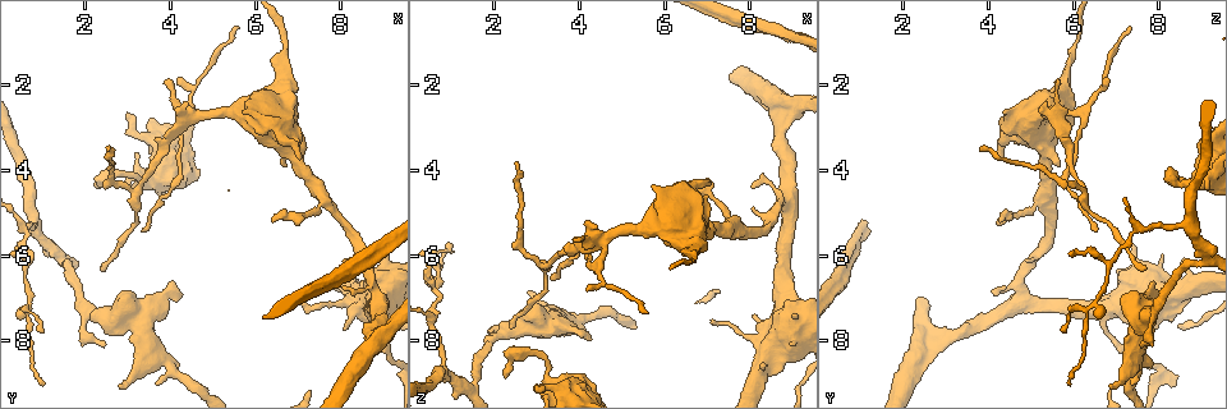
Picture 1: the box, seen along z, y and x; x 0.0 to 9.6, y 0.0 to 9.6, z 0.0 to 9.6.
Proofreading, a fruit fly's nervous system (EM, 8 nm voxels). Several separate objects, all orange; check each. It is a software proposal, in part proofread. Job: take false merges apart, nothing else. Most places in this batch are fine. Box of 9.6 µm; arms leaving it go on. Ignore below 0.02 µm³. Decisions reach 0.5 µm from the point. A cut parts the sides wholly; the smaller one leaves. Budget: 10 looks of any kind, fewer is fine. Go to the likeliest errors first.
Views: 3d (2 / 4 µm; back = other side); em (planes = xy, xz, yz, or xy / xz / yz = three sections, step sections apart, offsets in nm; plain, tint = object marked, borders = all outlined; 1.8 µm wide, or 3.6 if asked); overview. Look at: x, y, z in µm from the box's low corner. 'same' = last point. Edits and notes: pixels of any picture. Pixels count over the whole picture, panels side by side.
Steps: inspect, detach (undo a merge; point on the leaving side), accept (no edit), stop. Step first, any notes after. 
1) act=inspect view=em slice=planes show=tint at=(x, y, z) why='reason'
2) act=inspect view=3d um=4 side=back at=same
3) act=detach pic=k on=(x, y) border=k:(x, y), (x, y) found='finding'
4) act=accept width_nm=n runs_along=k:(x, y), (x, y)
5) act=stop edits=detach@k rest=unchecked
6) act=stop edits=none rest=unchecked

act=inspect view=3d um=2 at=(4.45, 2.75, 5.60) why='thick turns thin'

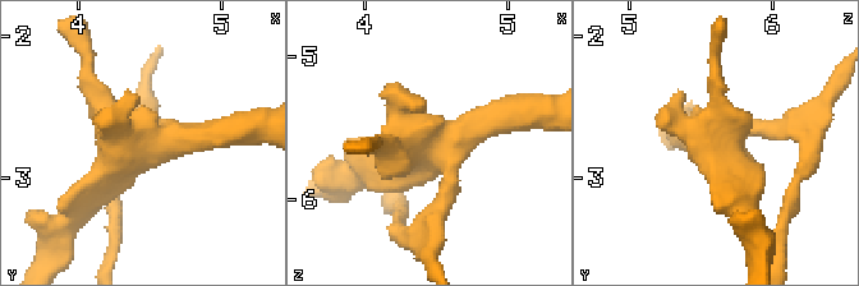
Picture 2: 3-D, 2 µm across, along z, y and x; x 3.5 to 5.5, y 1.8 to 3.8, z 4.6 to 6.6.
act=inspect view=em slice=xz step=16 show=tint at=(4.42, 2.76, 5.60) why='shape alone is not enough'

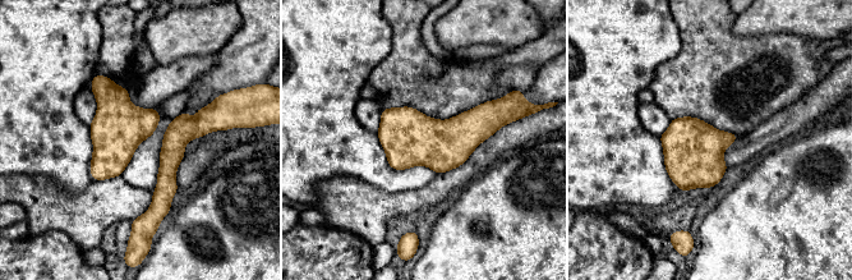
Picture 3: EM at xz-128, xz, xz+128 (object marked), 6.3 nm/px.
act=inspect view=em slice=planes show=tint at=same why='cut it another way'

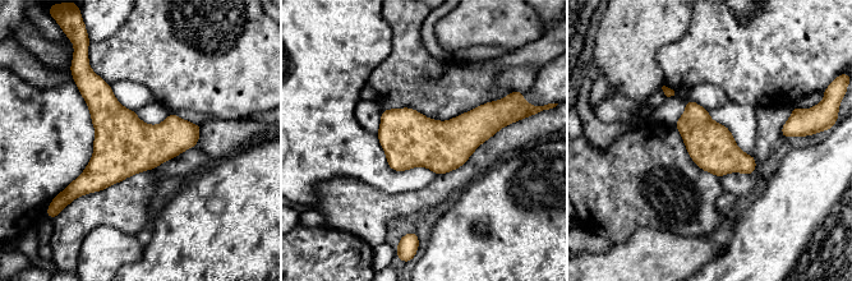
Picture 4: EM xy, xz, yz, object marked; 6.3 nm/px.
act=accept found='all the same neuron'

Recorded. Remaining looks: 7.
act=inspect view=em slice=xy step=16 show=tint at=(8.75, 7.60, 6.65) why='side arm on a straight run'

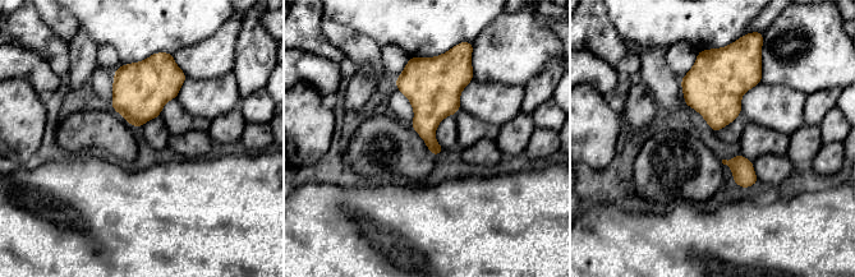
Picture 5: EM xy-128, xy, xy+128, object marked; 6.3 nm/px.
act=inspect view=em slice=planes show=borders at=same why='cut it another way'

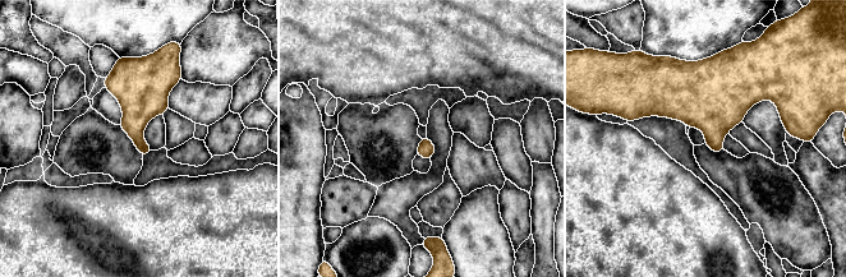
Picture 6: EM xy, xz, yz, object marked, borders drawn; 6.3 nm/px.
act=accept width_nm=110 found='all the same neuron'

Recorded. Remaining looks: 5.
act=inspect view=em slice=planes show=borders at=(8.80, 8.05, 2.85)

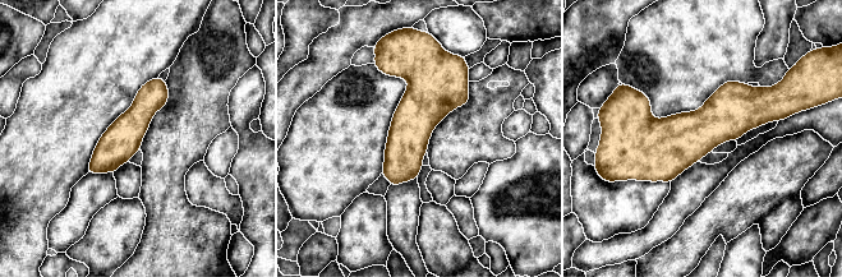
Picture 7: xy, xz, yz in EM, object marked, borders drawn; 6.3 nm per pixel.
act=accept runs_along=7:(160, 82), (137, 120), (91, 169) found='all the same neuron'

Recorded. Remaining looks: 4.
act=inspect view=3d um=4 at=(2.05, 7.35, 7.90) why='sharp bend'

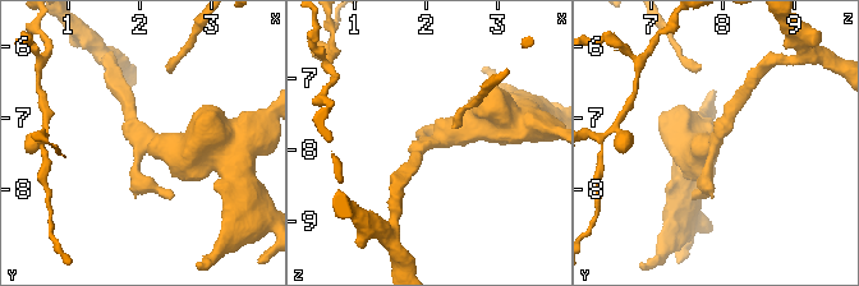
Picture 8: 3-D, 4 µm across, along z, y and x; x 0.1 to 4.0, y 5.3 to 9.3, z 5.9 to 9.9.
act=inspect view=em um=3.6 slice=yz step=8 show=tint at=(2.00, 7.40, 7.85) why='need the tissue'

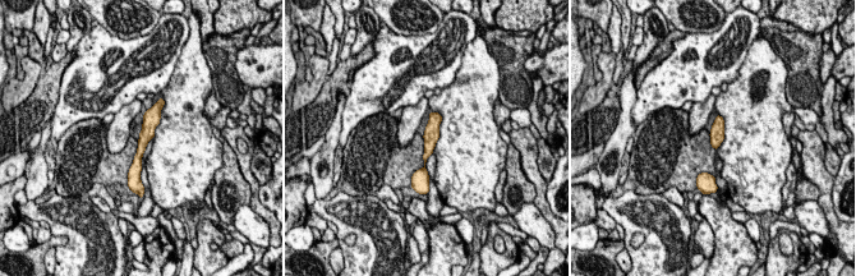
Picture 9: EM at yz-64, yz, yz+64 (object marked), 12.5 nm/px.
act=inspect view=em um=3.6 slice=planes show=tint at=same why='cut it another way'

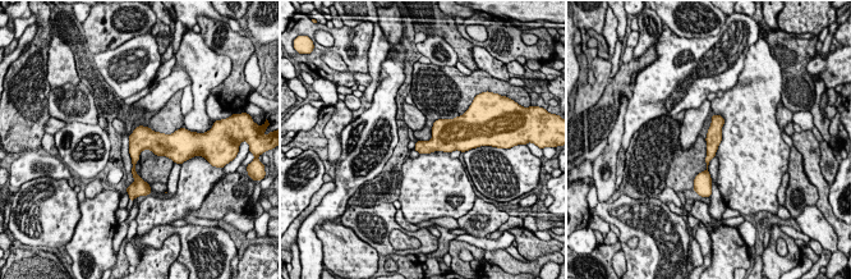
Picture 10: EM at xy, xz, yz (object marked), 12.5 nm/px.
act=accept width_nm=190 found='all the same neuron'

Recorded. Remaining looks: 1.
act=stop edits=none rest=unchecked

